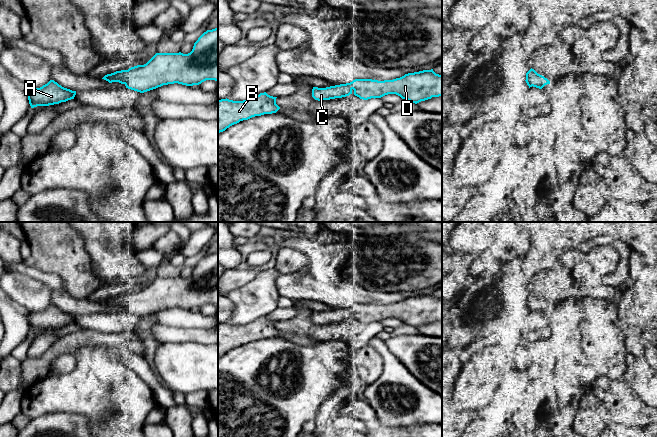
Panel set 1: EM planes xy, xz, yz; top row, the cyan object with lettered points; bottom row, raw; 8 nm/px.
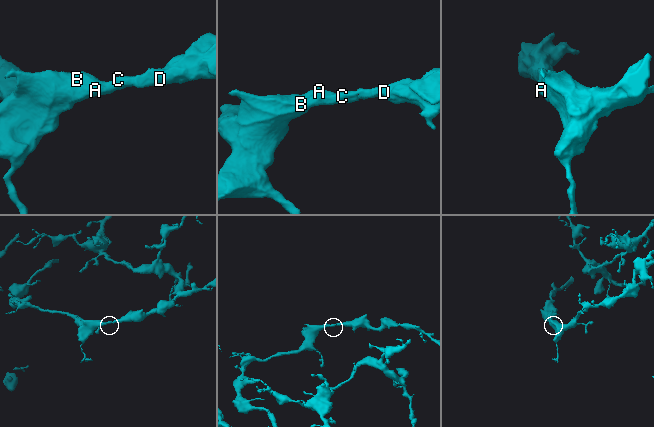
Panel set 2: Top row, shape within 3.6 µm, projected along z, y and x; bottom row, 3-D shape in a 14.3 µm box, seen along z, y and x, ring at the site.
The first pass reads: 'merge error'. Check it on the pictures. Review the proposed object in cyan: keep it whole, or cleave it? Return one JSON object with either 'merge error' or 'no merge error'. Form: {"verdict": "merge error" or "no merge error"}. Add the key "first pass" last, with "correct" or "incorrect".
{"verdict": "no merge error", "first pass": "incorrect"}

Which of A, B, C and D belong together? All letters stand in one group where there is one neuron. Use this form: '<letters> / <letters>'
A B C D

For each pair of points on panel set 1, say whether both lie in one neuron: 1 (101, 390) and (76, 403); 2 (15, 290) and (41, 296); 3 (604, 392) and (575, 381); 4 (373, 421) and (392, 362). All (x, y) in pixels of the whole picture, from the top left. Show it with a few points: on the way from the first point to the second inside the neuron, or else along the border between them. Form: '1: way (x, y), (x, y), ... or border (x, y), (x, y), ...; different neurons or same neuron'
1: way (95, 390), (89, 390), (82, 397); same neuron
2: way (21, 290), (25, 290), (35, 296); same neuron
3: border (605, 374), (598, 377), (589, 386); different neurons
4: border (360, 396), (369, 404), (381, 422), (393, 426); different neurons

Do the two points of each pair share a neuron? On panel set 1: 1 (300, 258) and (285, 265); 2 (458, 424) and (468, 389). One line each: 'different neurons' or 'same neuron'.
1: same neuron
2: different neurons

